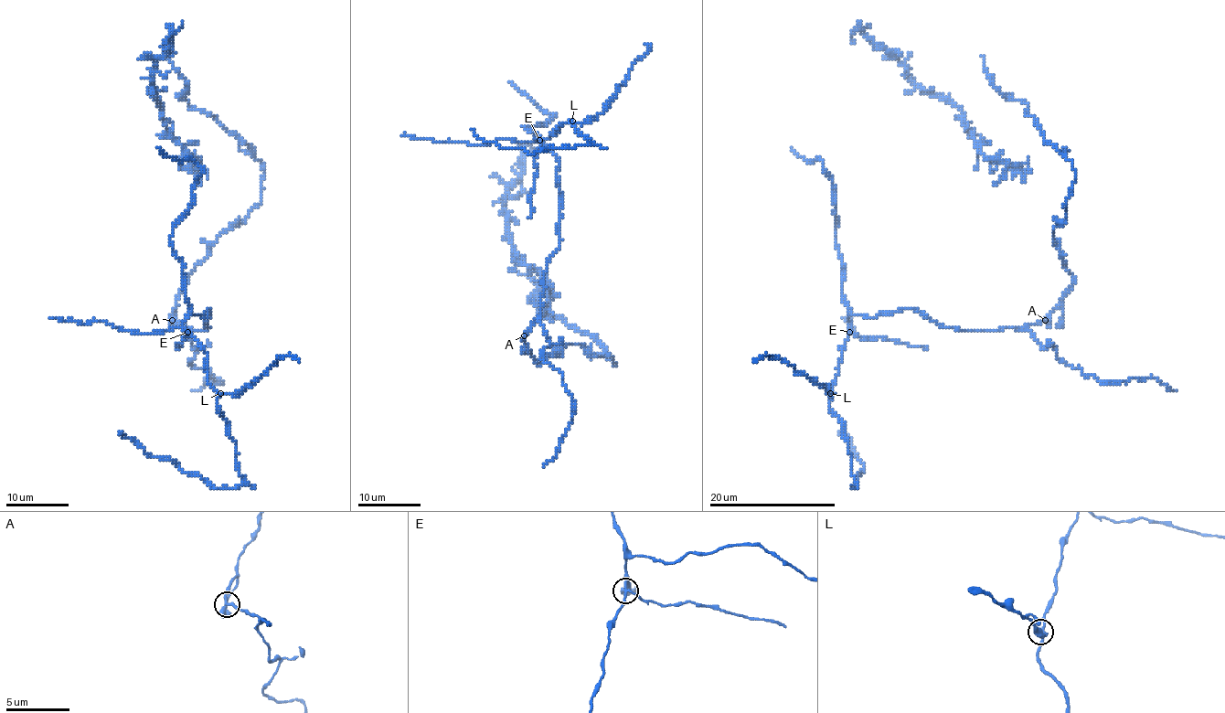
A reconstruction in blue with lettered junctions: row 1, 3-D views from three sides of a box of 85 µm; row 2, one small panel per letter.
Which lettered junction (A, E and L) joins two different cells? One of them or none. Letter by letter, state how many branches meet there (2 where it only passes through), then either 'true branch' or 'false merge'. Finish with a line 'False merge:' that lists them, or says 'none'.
A: 3 | true branch
E: 3 | false merge
L: 3 | true branch
False merge: E

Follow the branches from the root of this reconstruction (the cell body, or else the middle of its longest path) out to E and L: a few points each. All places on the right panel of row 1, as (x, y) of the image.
E: (1046, 320), (1023, 328), (965, 331), (941, 326), (913, 309), (898, 309), (874, 317), (850, 315), (849, 331)
L: (1046, 320), (1023, 328), (965, 331), (941, 326), (913, 309), (874, 317), (850, 315), (849, 339), (830, 393)

